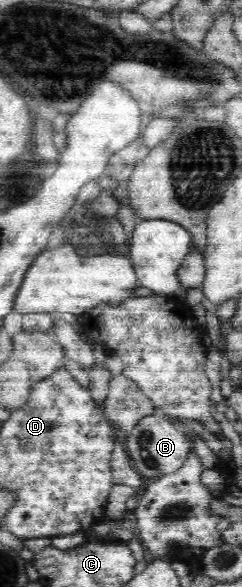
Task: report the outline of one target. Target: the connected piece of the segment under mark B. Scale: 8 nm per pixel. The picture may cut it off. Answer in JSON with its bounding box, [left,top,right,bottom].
[122,414,190,484]

